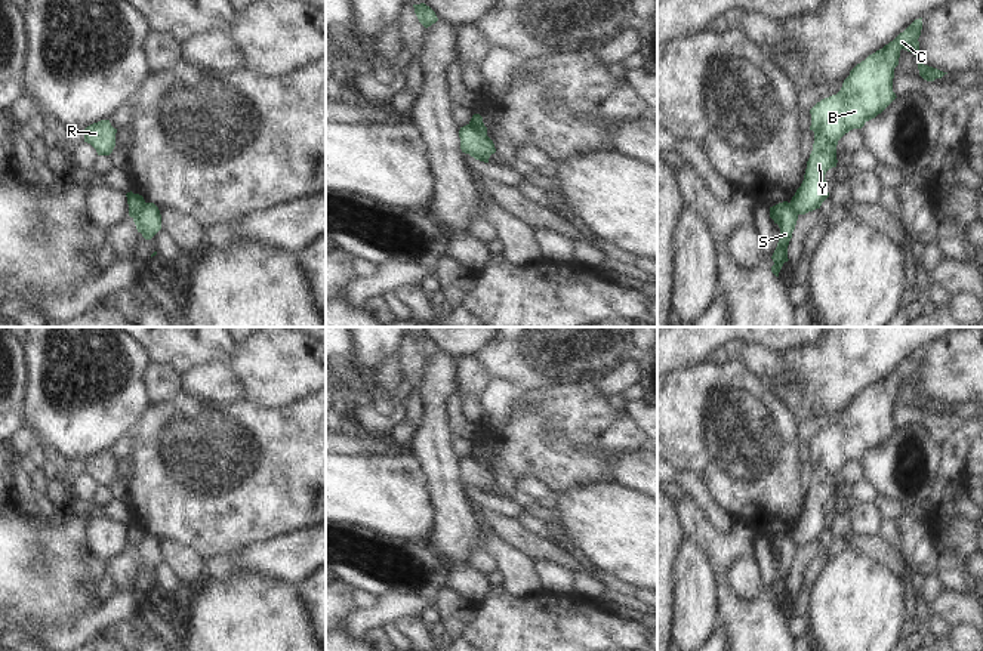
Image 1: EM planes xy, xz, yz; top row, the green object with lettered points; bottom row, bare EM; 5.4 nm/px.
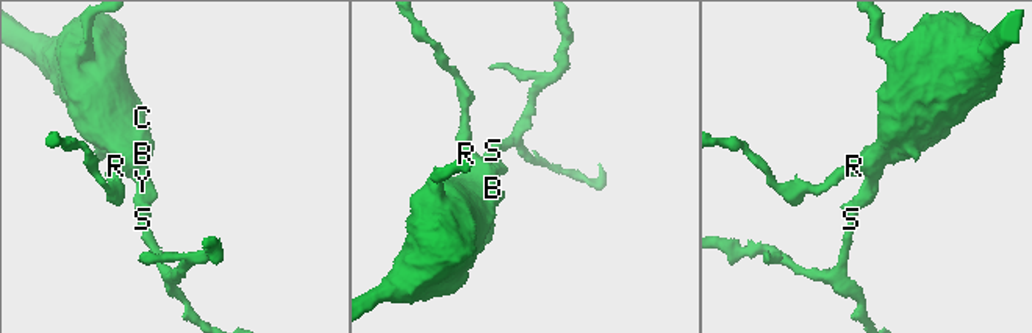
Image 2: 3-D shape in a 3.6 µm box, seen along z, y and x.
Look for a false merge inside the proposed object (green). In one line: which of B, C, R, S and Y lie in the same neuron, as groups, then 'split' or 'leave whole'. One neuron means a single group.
B C R Y / S; split

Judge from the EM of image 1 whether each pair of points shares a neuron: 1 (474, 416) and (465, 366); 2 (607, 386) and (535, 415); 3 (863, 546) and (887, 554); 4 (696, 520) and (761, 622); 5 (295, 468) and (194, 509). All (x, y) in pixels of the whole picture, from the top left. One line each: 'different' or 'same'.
1: same
2: different
3: same
4: same
5: same

